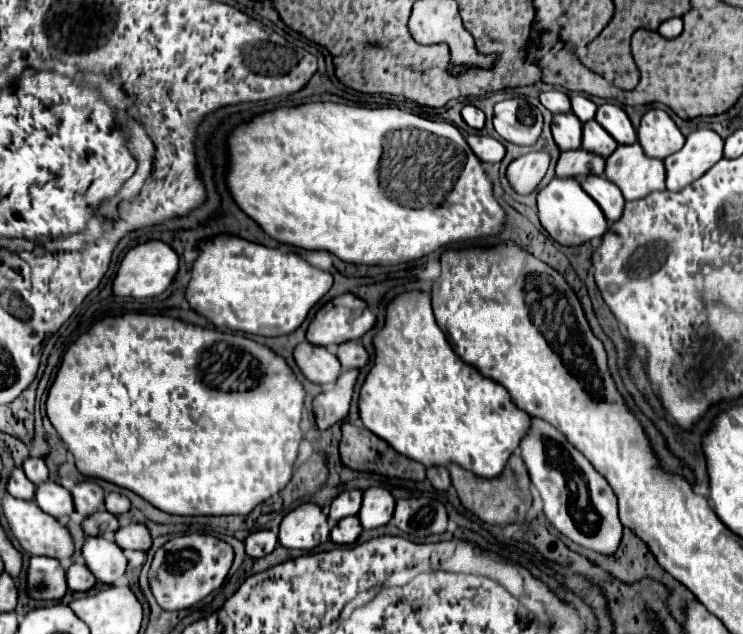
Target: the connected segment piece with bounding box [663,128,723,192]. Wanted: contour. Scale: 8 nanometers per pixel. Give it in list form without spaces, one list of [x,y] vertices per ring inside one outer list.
[[[711,128],[693,130],[683,148],[663,160],[667,172],[667,190],[677,192],[705,174],[723,158],[723,138]]]

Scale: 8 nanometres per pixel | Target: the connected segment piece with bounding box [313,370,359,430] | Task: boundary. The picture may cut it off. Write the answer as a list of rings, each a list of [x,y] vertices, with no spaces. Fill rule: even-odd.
[[[347,370],[339,376],[337,384],[333,390],[319,394],[313,400],[313,414],[315,414],[315,422],[319,420],[319,428],[325,430],[337,422],[341,422],[351,408],[351,400],[353,400],[353,392],[355,392],[355,384],[357,384],[357,376],[359,370]]]

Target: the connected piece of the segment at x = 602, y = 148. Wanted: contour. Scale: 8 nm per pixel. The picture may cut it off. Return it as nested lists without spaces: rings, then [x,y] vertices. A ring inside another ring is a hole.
[[[589,120],[589,122],[583,124],[583,144],[581,144],[581,148],[607,158],[617,148],[617,142],[595,120]]]

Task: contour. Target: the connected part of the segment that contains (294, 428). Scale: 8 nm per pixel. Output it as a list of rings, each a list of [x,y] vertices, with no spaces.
[[[123,314],[99,320],[91,330],[79,336],[63,356],[57,378],[47,396],[47,416],[55,430],[61,434],[65,446],[75,456],[75,464],[81,474],[113,482],[139,494],[155,508],[177,516],[247,516],[255,506],[267,498],[279,494],[293,478],[297,450],[301,442],[301,412],[305,402],[305,390],[285,358],[275,354],[269,346],[257,344],[239,334],[219,332],[187,324],[169,316],[153,314]]]

